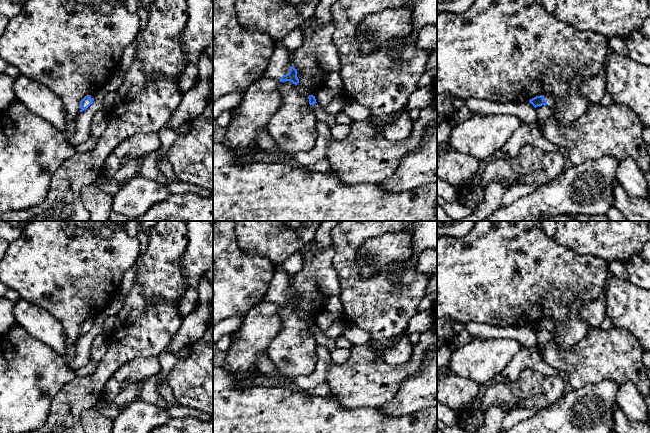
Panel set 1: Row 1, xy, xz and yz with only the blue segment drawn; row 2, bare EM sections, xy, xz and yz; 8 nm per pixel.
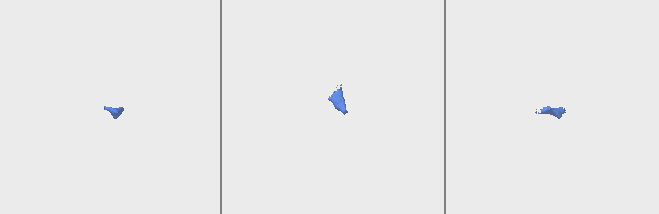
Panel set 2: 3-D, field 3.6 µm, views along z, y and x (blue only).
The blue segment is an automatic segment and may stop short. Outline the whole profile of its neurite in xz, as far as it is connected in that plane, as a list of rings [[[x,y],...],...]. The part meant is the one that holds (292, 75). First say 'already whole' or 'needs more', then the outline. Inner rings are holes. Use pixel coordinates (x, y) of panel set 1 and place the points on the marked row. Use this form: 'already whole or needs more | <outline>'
needs more | [[[276,41],[268,67],[260,78],[264,77],[276,79],[280,82],[291,81],[295,85],[299,83],[297,70],[291,63],[291,51],[282,46],[280,41]]]

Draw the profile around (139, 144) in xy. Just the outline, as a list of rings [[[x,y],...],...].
[[[137,133],[116,146],[104,164],[103,175],[111,178],[130,159],[158,151],[161,141],[157,133]]]

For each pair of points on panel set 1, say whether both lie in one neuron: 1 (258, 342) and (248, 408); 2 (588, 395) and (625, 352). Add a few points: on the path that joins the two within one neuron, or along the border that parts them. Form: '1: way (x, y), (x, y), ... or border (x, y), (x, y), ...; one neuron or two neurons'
1: border (228, 369), (236, 375), (249, 380); two neurons
2: border (619, 384), (601, 380), (587, 382), (578, 389); two neurons

